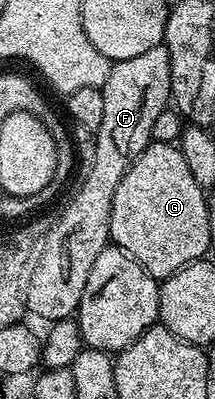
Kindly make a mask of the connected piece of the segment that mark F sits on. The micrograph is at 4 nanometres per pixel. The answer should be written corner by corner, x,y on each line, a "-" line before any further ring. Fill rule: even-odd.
163,44
156,45
142,55
115,62
102,92
102,127
94,131
96,146
92,149
92,166
72,202
61,211
57,221
51,222
26,277
24,300
27,312
41,317
44,323
69,320
79,310
90,267
94,267
94,259
109,248
108,228
114,191
118,191
118,183
122,183
122,175
126,175
134,159
152,144
154,119
158,119
158,115
170,105
172,80
167,49

